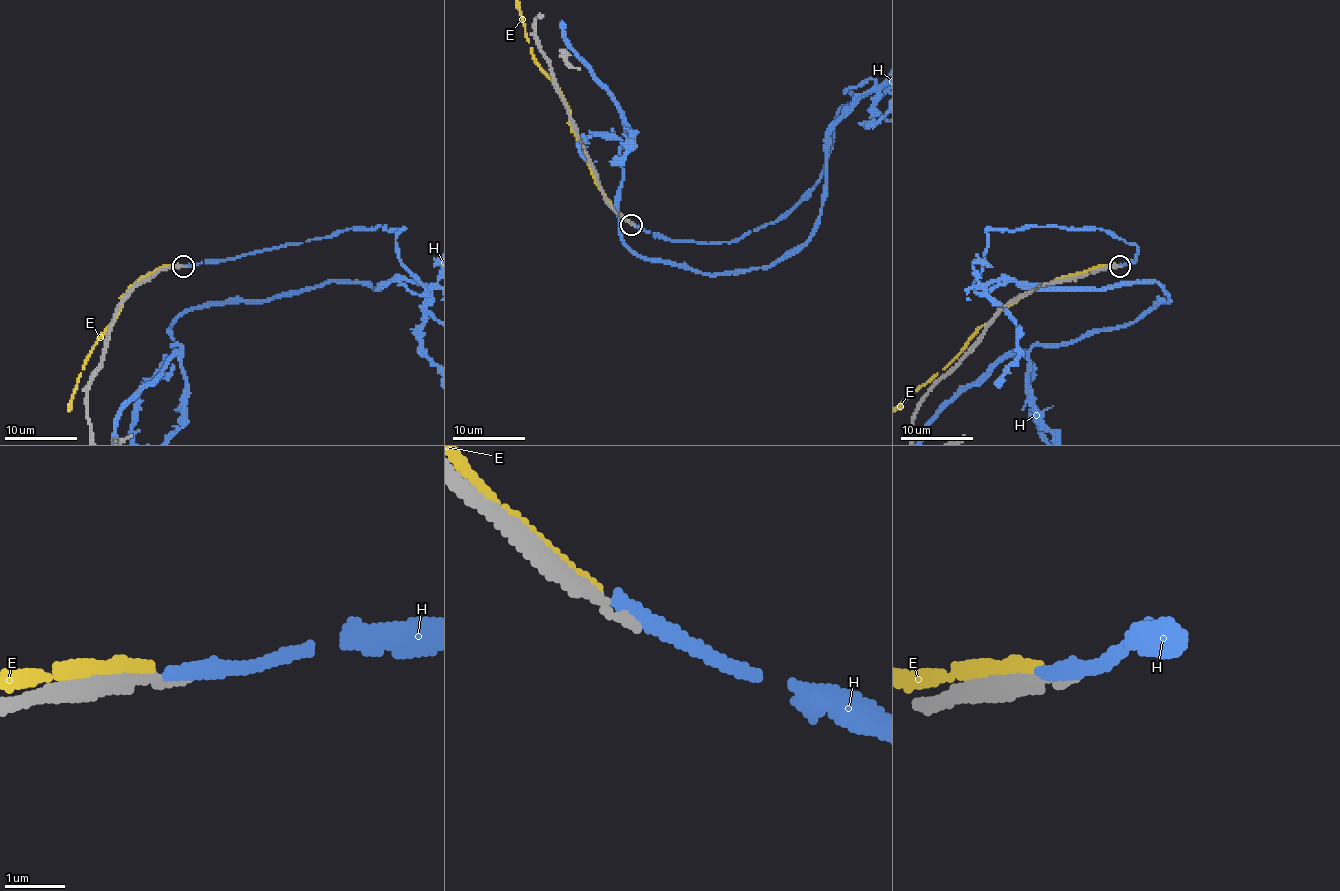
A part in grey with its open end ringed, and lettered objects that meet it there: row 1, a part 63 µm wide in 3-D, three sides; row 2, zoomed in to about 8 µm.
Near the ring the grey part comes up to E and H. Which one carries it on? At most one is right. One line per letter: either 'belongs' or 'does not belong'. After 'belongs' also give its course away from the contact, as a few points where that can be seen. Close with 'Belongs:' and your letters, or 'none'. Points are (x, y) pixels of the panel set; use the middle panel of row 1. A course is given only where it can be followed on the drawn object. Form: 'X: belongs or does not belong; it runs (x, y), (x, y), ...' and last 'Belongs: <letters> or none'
E: does not belong
H: does not belong
Belongs: none

